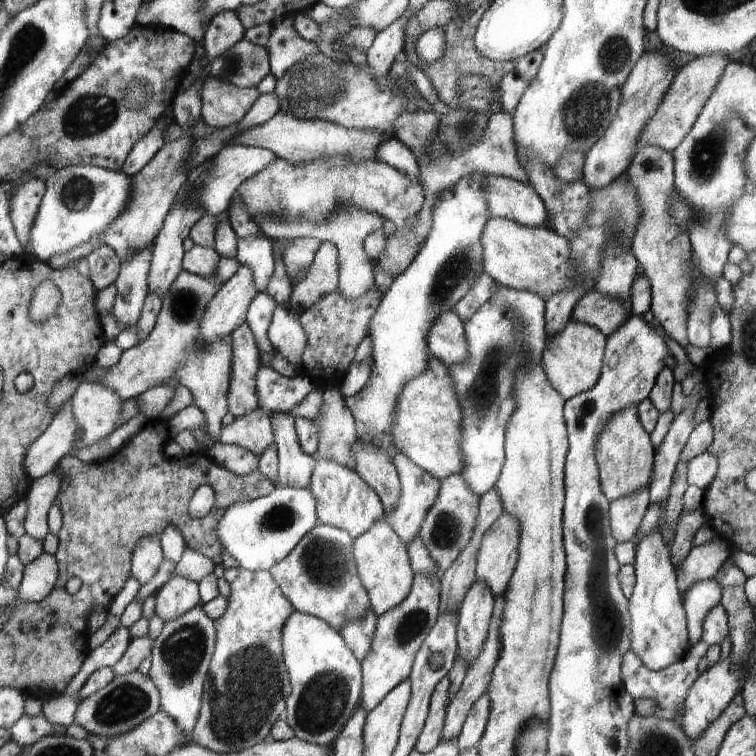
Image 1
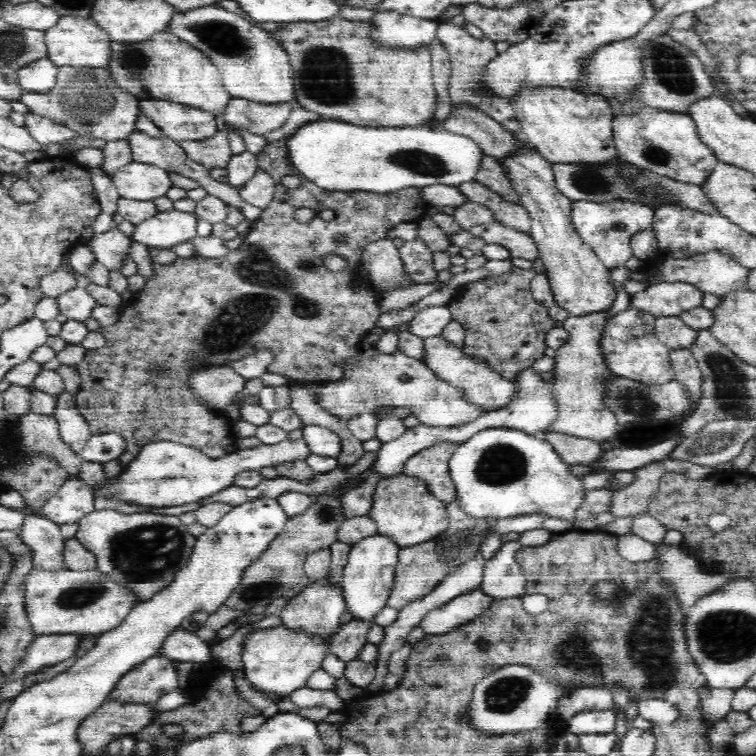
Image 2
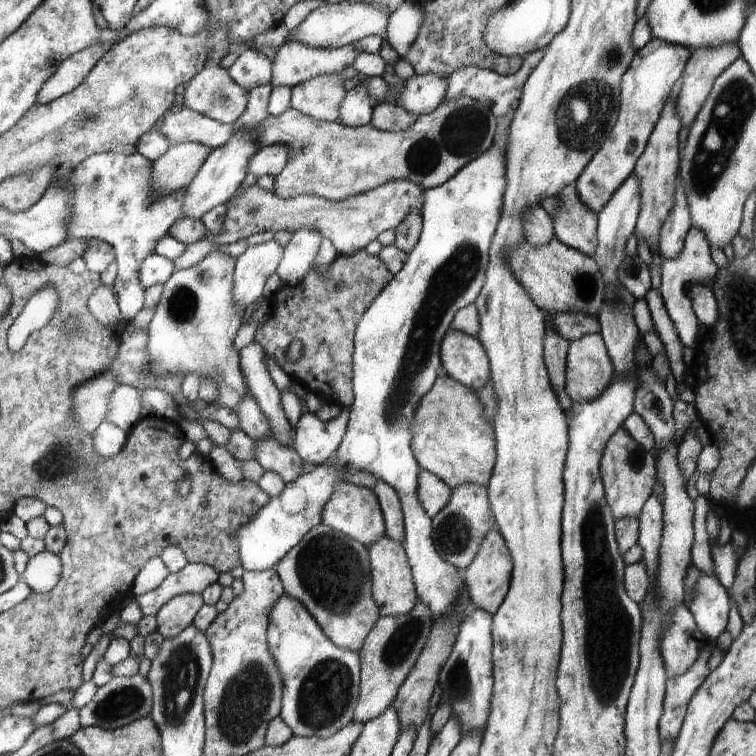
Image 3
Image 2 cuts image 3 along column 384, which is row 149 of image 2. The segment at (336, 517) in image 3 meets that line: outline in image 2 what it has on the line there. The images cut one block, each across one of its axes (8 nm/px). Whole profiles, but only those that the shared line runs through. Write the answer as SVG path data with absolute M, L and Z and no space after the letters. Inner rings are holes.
M530 144L523 145L518 153L511 153L499 162L510 177L512 187L521 199L520 204L530 215L529 234L538 247L539 258L543 260L545 275L557 306L576 317L610 310L617 299L614 284L610 281L610 269L576 232L571 219L573 200L556 188L551 162Z

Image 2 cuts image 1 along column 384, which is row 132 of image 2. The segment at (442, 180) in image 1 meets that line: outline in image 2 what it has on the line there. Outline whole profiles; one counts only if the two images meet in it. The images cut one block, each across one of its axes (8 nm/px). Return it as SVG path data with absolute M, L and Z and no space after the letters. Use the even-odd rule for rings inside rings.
M232 97L223 110L225 127L233 126L252 134L265 135L280 128L288 120L294 106L295 100L266 104Z

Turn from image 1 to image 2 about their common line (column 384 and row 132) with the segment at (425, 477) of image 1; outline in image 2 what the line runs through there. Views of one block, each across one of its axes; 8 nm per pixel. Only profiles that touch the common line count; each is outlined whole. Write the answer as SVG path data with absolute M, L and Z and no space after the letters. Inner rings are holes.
M440 21L437 28L436 38L447 49L452 65L452 74L450 74L448 94L450 95L451 108L458 104L470 104L474 108L480 108L486 116L493 118L499 122L506 130L510 132L522 132L518 126L518 119L514 114L514 103L511 97L496 97L496 95L486 95L486 91L482 91L483 70L491 60L494 60L499 53L496 51L495 43L486 37L476 39L472 37L463 27L454 25L451 21Z

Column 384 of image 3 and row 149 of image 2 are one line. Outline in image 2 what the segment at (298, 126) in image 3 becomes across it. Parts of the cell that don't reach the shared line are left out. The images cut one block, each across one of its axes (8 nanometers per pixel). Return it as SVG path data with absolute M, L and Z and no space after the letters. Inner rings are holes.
M138 130L134 131L127 139L131 146L131 153L134 161L155 164L167 170L169 173L176 172L193 178L196 182L200 183L200 186L206 190L207 194L223 200L228 206L232 206L232 208L236 208L236 210L240 210L248 220L255 221L261 215L263 209L248 204L248 202L240 196L238 188L233 187L229 182L224 184L224 182L218 182L210 178L209 169L198 164L195 160L188 158L186 151L179 145L178 141L168 138L166 135L160 136L160 138L152 138Z

